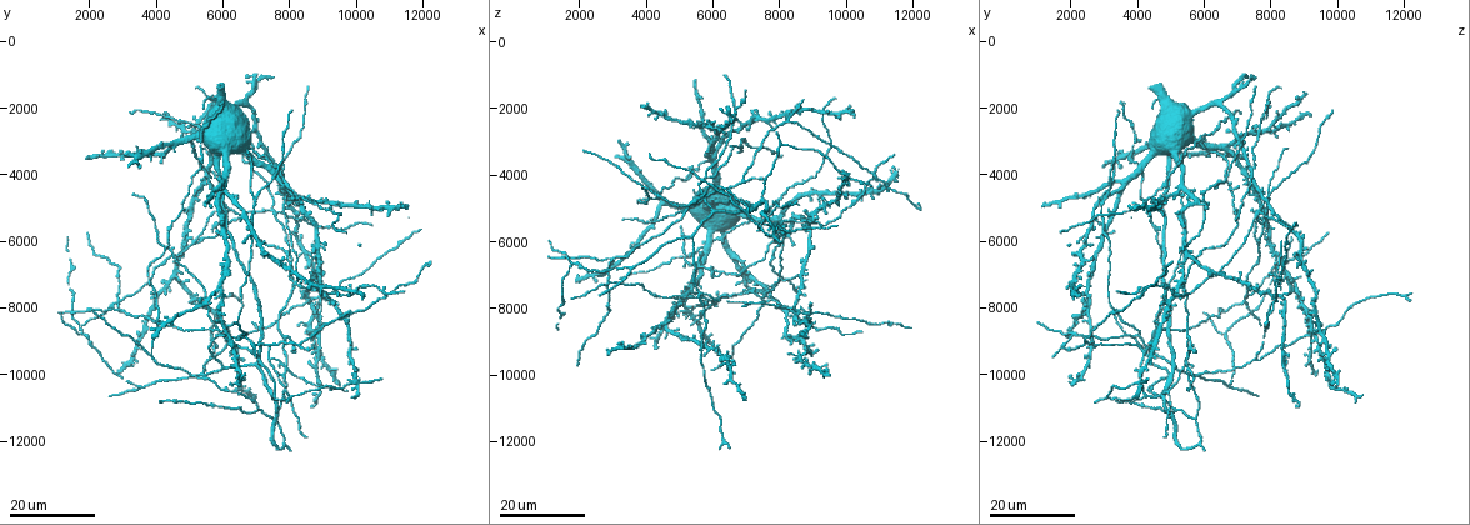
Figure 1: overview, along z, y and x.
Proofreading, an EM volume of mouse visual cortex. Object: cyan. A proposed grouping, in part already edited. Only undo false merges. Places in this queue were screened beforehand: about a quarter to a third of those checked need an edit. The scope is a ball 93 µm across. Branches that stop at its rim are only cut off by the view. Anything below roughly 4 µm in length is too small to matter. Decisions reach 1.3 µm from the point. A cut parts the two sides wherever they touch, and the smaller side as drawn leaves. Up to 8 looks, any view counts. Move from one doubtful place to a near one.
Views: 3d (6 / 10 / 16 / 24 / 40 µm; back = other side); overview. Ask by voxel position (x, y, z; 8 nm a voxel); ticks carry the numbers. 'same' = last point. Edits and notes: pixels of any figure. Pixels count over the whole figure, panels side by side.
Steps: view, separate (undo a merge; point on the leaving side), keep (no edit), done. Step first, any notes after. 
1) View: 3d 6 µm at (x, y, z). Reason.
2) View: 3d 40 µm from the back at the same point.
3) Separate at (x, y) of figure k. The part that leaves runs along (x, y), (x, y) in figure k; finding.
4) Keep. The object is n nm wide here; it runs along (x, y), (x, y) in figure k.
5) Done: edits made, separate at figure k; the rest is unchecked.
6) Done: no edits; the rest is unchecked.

View: 3d 16 µm at (8400, 7800, 8200). Four or more arms meet.

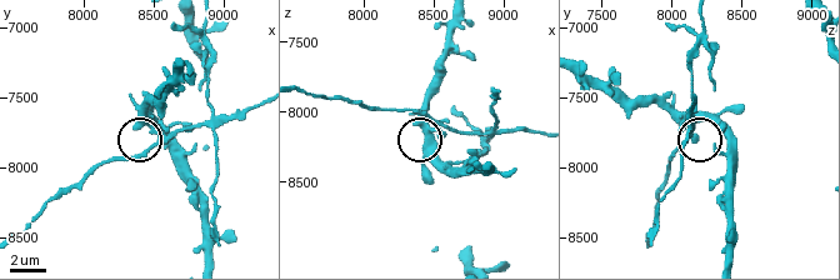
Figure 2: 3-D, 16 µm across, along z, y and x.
View: 3d 10 µm at (8480, 7740, 8140).

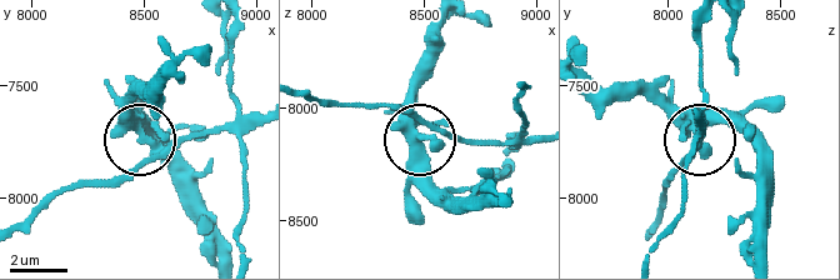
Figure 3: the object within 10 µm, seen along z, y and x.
Keep. 4 arms meet here; all the same neuron.

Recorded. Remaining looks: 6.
View: 3d 24 µm at (7800, 9700, 5600). Looks like a crossing.

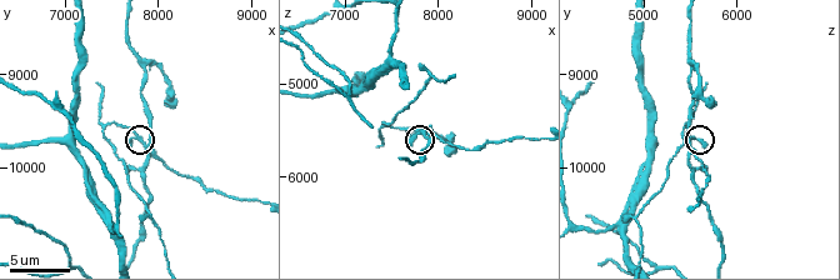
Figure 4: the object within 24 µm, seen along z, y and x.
View: 3d 10 µm at (7850, 9750, 5500).

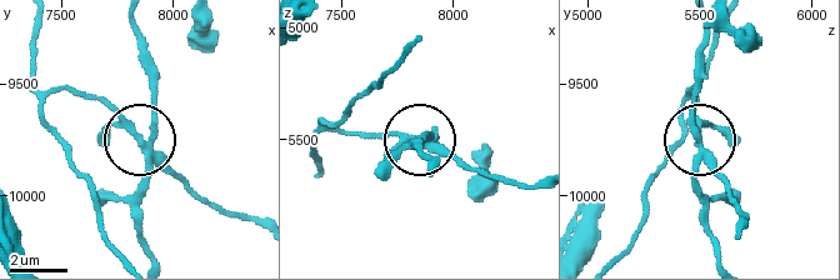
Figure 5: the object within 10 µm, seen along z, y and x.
Separate at (120, 116) of figure 5. The object is 240 nm wide here; two neurons meet here.

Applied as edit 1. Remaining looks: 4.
View: 3d 24 µm at (7100, 11100, 5200). Two arms in line, one across.

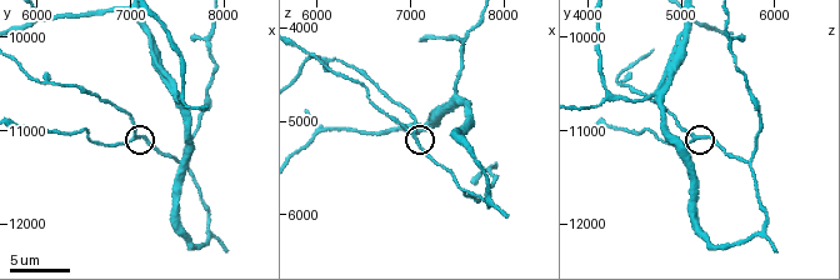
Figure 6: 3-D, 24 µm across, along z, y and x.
View: 3d 10 µm at (7050, 11100, 5100).

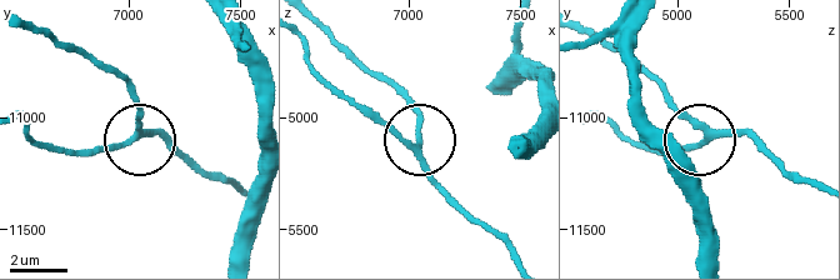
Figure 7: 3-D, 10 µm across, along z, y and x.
View: 3d 6 µm at (7030, 11080, 5140).

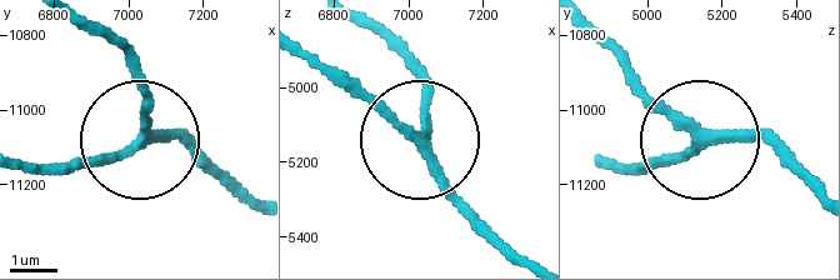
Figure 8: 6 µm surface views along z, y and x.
Keep. 3 arms meet here; it runs along (249, 199), (176, 139), (141, 139), (61, 170) in figure 8; continuous, no second neuron.

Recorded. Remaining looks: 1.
Done: edits made, separate at figure 5; the rest is unchecked.

